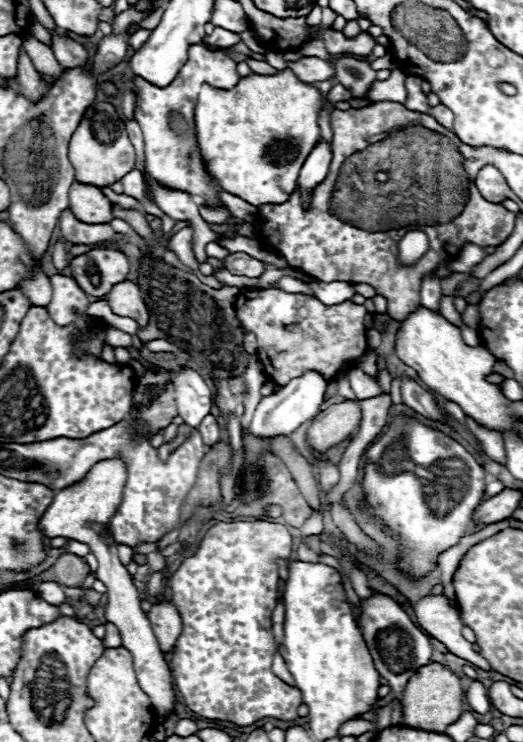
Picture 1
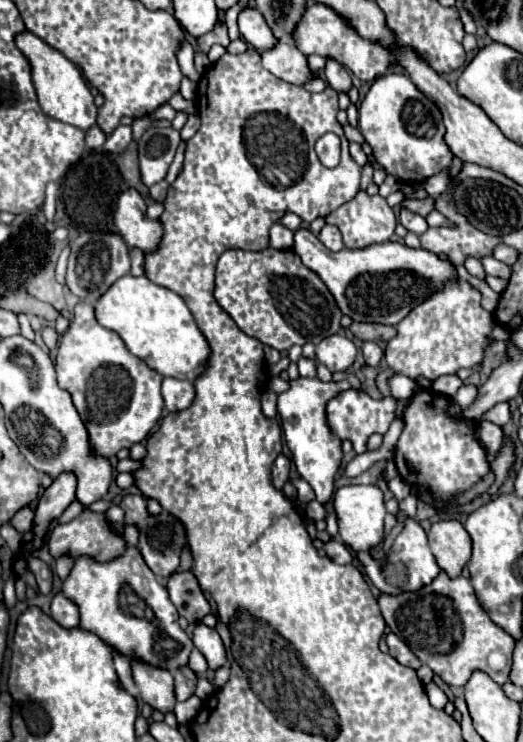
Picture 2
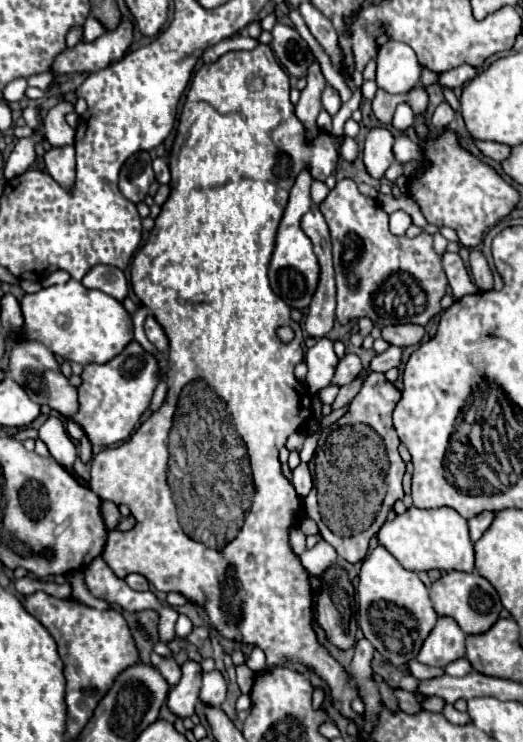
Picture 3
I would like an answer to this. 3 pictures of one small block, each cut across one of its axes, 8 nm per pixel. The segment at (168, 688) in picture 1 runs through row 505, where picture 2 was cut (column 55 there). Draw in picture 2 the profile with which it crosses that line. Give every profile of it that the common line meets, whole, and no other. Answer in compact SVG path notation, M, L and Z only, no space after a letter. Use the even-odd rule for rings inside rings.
M24 32L16 38L16 46L24 52L24 56L30 60L32 64L32 80L36 86L36 94L38 94L38 102L44 110L44 114L48 114L54 120L60 120L64 124L76 126L80 130L90 130L96 124L96 104L94 104L94 96L90 94L90 88L86 84L86 80L82 78L80 70L68 60L64 58L58 50L50 48L46 42L42 42L38 36Z

